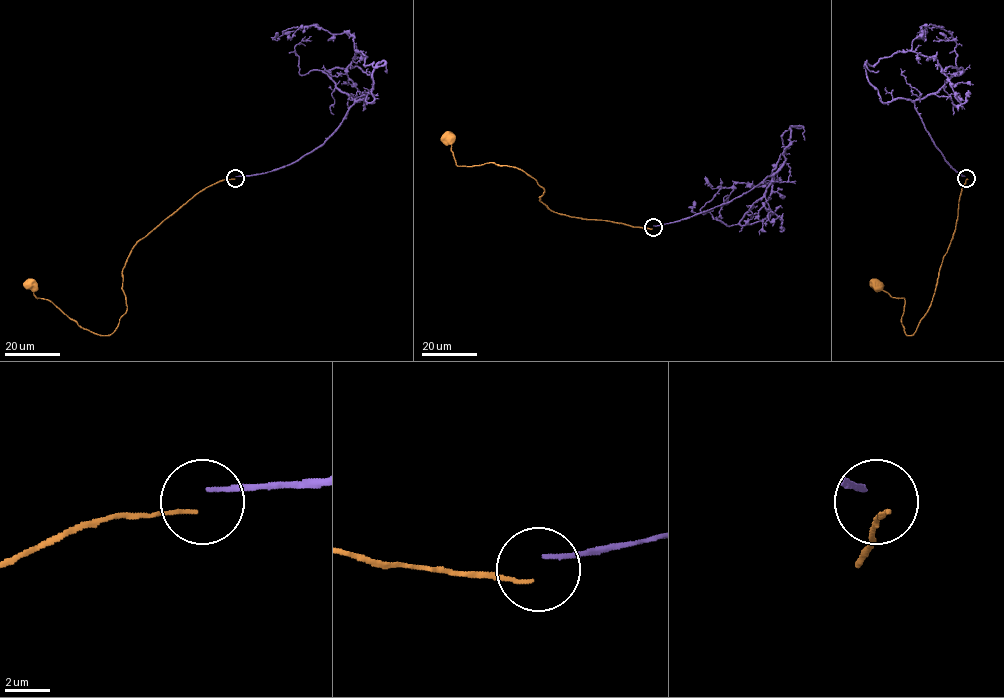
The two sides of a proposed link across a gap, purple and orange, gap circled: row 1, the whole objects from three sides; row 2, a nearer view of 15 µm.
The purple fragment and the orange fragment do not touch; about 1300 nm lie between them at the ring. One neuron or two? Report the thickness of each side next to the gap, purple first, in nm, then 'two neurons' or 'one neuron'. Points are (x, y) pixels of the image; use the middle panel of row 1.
200/170 nm | two neurons

